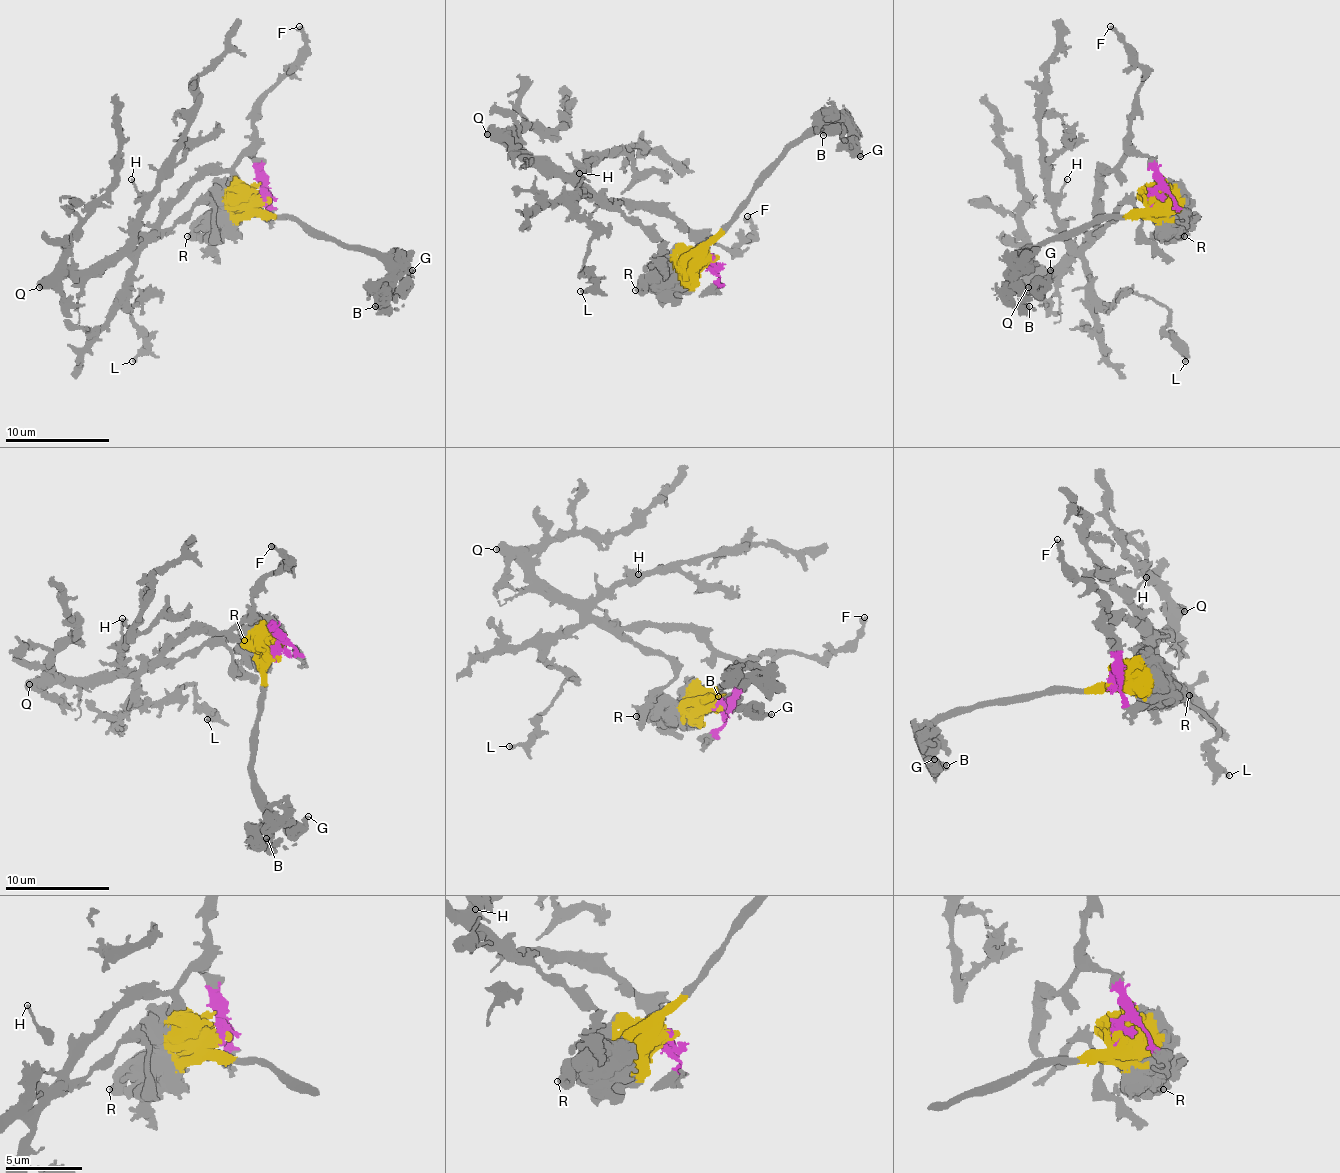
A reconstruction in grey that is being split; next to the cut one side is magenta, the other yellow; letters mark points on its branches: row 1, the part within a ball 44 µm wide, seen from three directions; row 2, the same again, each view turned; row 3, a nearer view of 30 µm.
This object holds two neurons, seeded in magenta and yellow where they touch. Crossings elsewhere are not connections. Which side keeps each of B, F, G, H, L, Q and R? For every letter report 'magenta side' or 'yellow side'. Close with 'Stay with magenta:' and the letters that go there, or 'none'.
B: yellow side
F: magenta side
G: yellow side
H: magenta side
L: magenta side
Q: magenta side
R: yellow side
Stay with magenta: F, H, L, Q

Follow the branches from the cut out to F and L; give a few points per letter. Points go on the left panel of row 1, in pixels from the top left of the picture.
F: (265, 200), (259, 166), (249, 156), (254, 143), (254, 109), (304, 44), (298, 26)
L: (265, 200), (241, 156), (171, 205), (140, 252), (132, 362)

